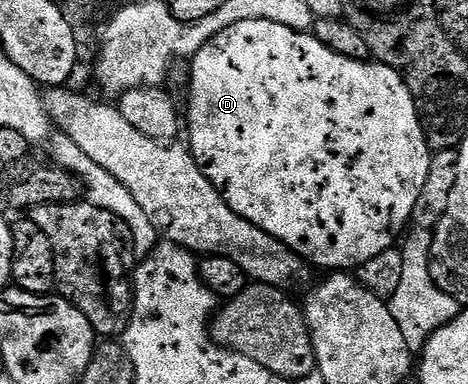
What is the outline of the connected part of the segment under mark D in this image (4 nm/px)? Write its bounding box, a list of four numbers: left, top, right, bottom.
[187,21,433,271]

